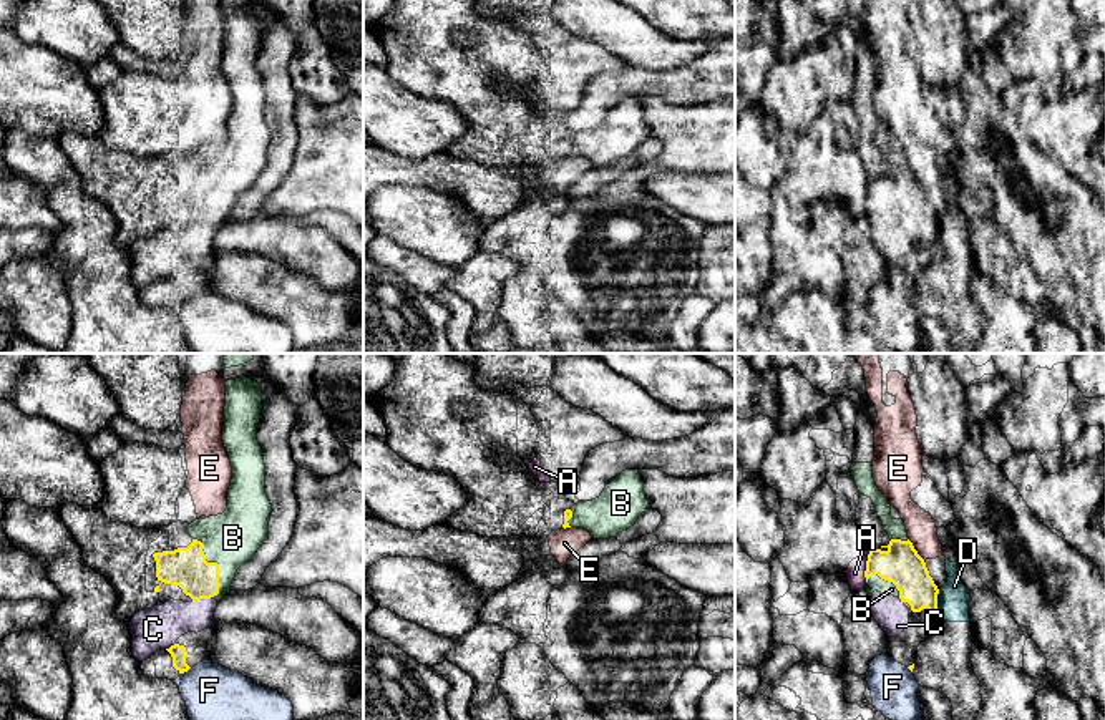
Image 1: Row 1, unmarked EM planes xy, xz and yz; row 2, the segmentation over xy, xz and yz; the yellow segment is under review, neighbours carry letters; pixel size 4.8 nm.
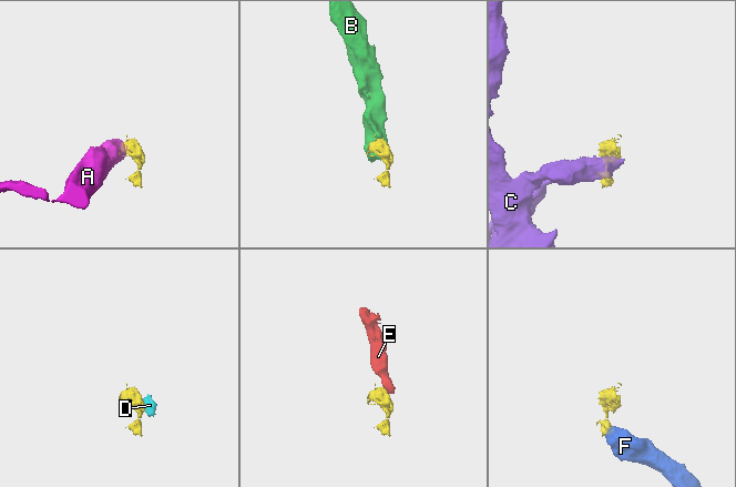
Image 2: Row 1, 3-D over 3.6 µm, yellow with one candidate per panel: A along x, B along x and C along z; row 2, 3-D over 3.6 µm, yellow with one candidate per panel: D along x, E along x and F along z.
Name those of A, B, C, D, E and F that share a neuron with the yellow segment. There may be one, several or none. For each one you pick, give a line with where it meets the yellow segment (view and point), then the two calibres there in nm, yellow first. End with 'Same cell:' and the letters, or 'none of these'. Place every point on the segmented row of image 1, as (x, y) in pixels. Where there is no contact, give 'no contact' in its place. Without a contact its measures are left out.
B: contact xy (216, 563); calibres 190 and 260 nm
Same cell: B

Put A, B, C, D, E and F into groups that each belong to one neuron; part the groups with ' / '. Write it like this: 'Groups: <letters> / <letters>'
Groups: A / B / C / D / E / F

